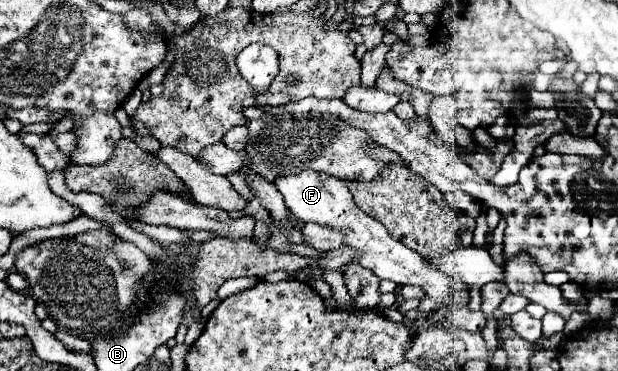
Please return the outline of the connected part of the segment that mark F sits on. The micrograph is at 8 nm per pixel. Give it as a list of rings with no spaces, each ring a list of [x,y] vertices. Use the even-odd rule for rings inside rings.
[[[304,170],[294,176],[282,176],[276,180],[276,188],[284,196],[284,202],[288,210],[302,222],[316,222],[322,226],[338,228],[344,234],[342,244],[350,246],[358,252],[358,262],[372,270],[378,278],[392,280],[396,284],[414,284],[420,286],[426,292],[426,300],[420,302],[420,310],[432,312],[432,310],[446,310],[446,308],[456,308],[456,306],[468,306],[468,286],[462,280],[450,278],[446,272],[430,266],[418,252],[406,248],[402,242],[394,240],[386,228],[376,222],[374,218],[366,216],[362,210],[354,206],[352,194],[346,188],[344,180],[318,174],[314,170]]]

